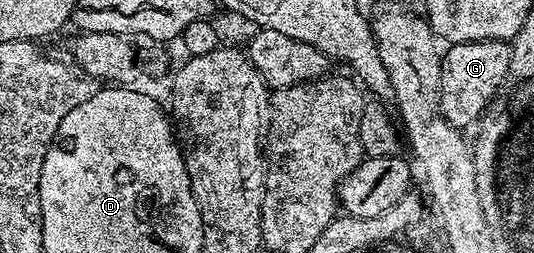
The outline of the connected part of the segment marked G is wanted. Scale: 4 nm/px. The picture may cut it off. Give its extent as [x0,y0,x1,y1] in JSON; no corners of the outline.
[441,40,511,128]

